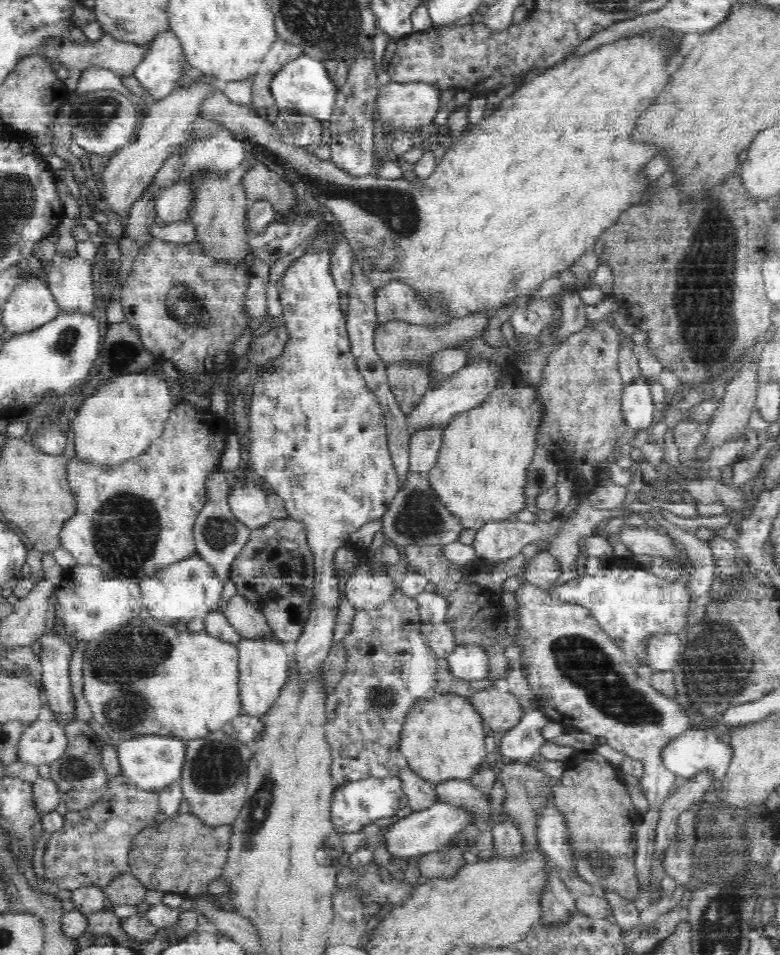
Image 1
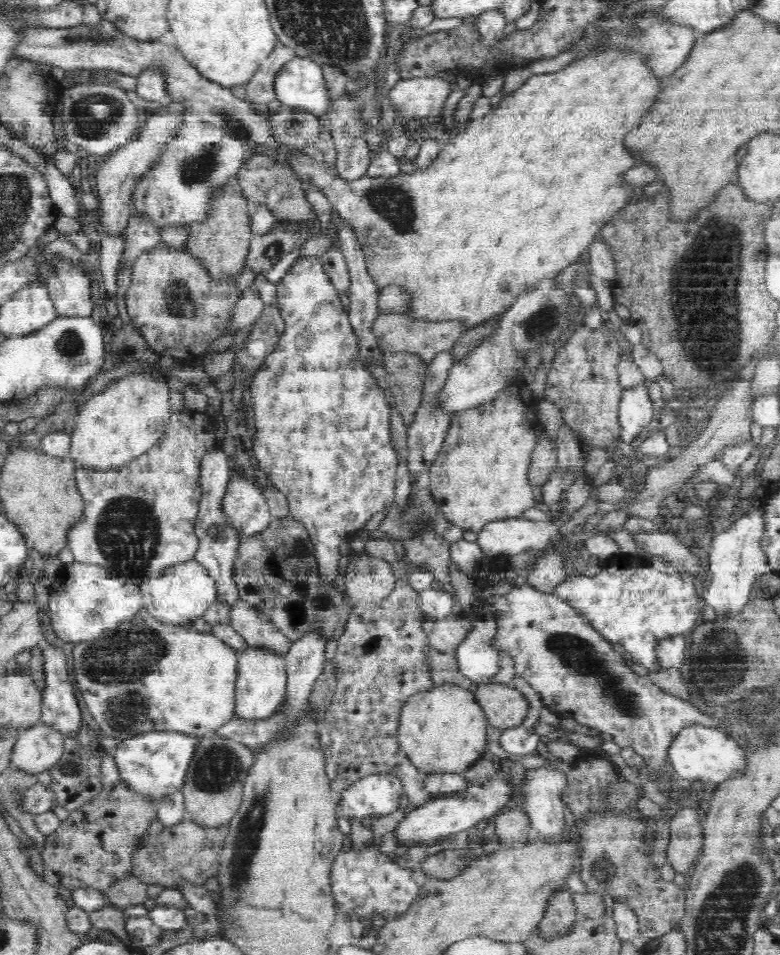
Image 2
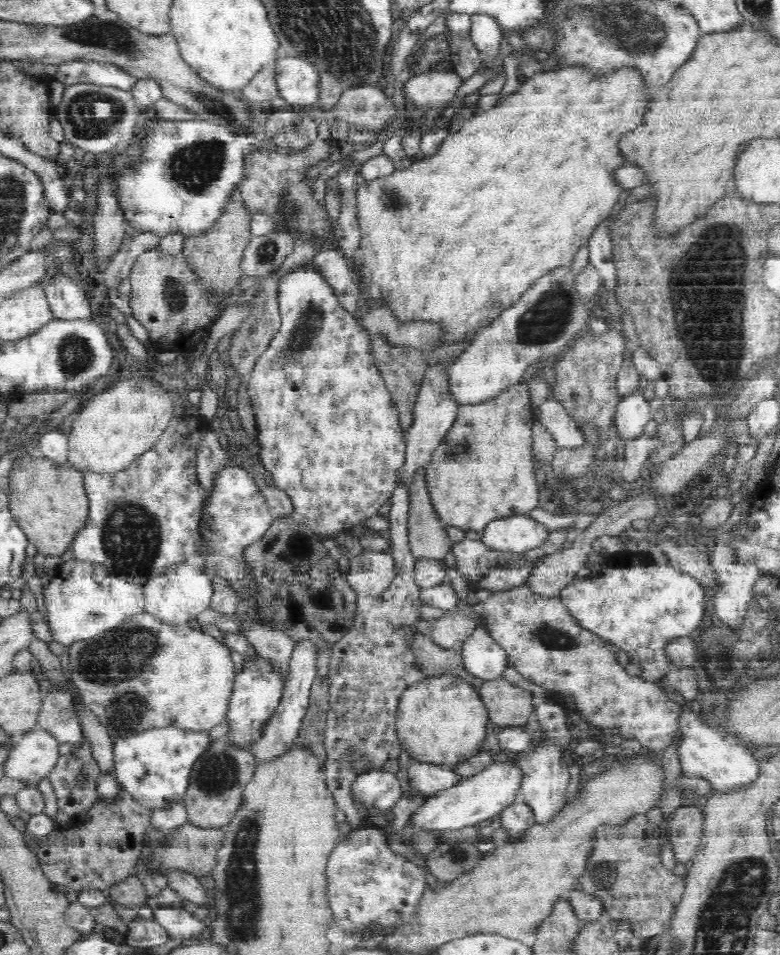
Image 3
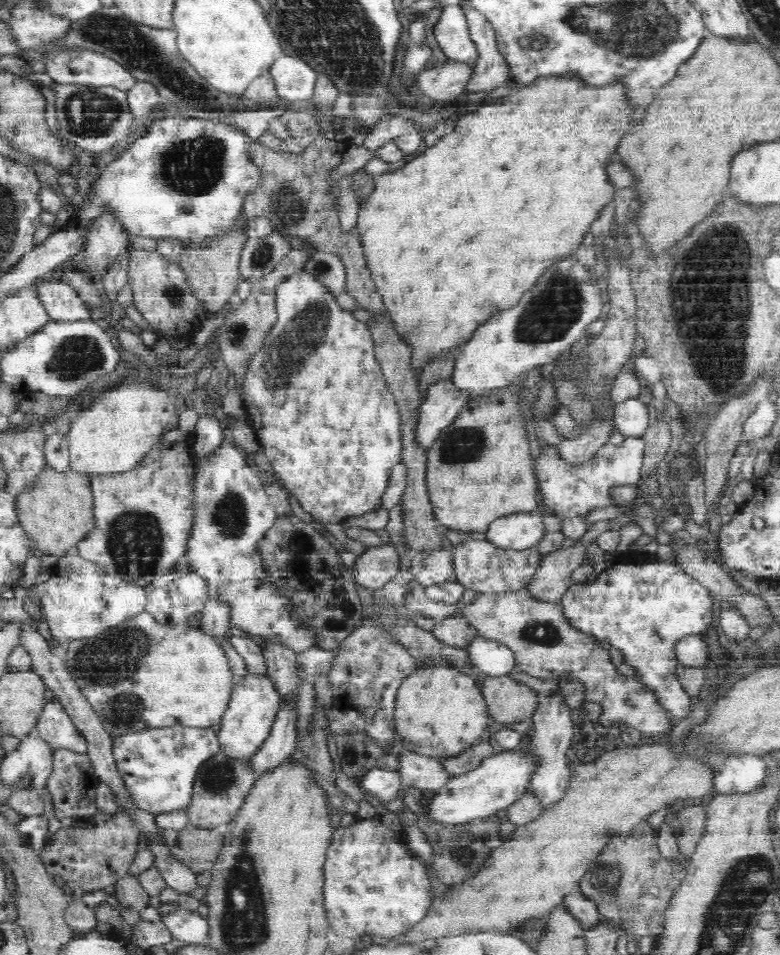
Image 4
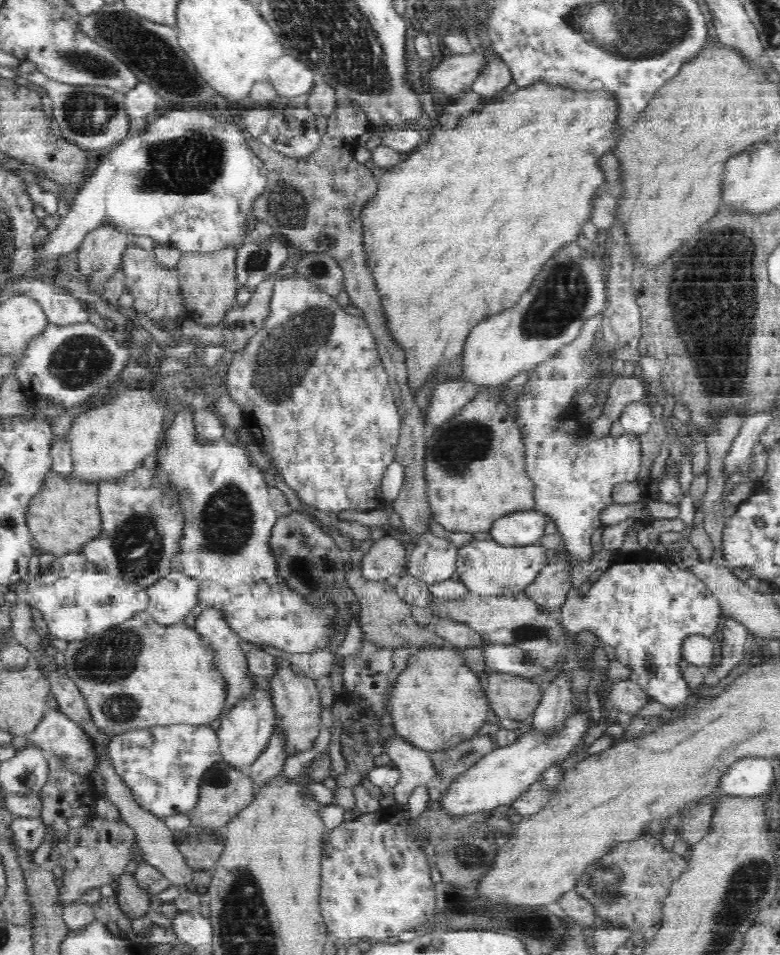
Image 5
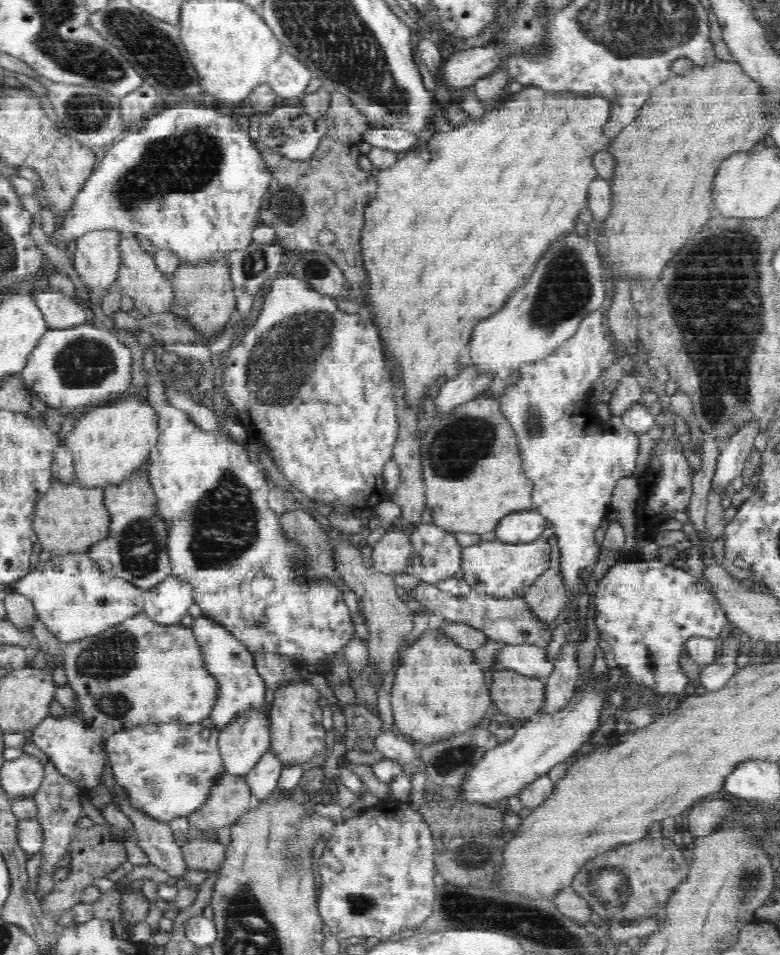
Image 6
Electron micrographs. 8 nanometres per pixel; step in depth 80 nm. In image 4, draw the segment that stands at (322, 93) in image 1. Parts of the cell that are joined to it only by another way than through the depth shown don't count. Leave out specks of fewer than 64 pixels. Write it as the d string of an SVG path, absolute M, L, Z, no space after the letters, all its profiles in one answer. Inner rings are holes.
M283 54L268 70L277 96L286 101L310 100L319 77L310 65L294 56Z

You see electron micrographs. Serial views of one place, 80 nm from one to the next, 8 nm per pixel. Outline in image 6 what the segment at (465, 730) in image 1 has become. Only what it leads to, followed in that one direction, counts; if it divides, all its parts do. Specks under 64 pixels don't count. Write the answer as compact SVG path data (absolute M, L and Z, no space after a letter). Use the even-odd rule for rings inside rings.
M444 624L438 630L424 630L408 648L401 650L391 688L394 724L418 744L430 744L452 732L475 728L490 706L489 682L474 651L447 636Z

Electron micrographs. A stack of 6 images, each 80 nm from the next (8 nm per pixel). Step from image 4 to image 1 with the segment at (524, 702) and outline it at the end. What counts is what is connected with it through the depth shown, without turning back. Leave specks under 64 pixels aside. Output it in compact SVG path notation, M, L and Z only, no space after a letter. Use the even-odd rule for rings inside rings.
M496 684L484 690L471 692L469 700L476 705L485 725L501 733L516 726L526 712L518 702L516 694L509 691L500 692Z

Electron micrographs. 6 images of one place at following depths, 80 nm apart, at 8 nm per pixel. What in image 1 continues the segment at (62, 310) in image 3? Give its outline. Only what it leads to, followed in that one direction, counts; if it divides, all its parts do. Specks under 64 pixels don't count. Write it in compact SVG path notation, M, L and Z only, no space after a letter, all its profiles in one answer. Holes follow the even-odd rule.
M56 254L48 266L45 282L59 312L91 314L94 308L91 262Z

